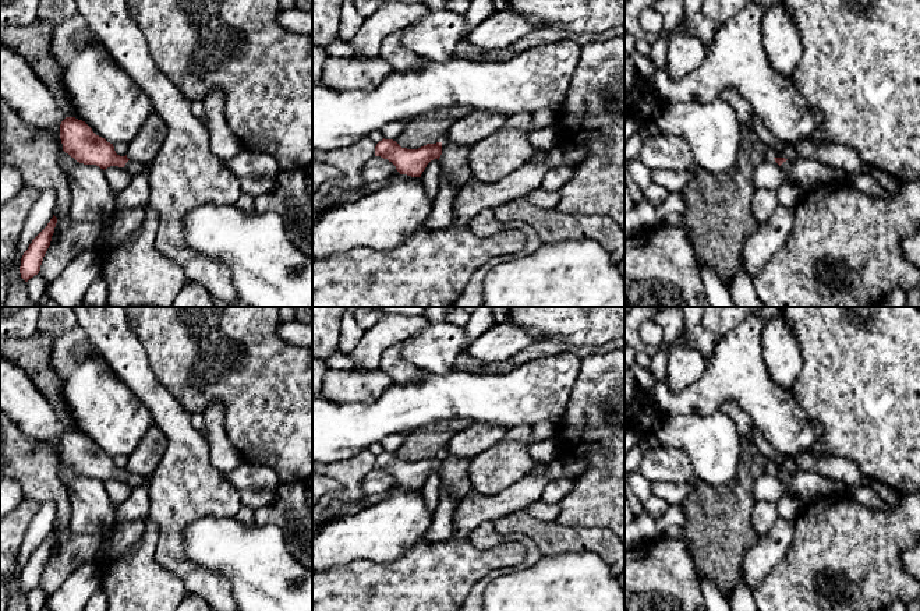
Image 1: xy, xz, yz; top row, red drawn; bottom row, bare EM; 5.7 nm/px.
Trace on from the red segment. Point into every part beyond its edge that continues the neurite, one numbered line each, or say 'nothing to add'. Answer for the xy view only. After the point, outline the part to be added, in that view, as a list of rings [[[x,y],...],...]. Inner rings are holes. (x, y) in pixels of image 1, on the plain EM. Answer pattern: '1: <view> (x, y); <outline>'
1: xy (133, 480); [[[128,473],[124,478],[124,481],[134,490],[135,487],[141,485],[142,483],[146,481],[145,477]]]

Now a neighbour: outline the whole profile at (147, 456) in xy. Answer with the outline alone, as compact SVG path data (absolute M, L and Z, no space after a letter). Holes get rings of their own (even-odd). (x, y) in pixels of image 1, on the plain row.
M153 424L128 456L127 470L132 474L149 478L159 466L166 448L166 434Z

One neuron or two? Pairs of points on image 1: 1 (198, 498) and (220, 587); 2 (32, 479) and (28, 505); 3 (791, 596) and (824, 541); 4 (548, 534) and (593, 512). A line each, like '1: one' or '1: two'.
1: one
2: two
3: one
4: two

